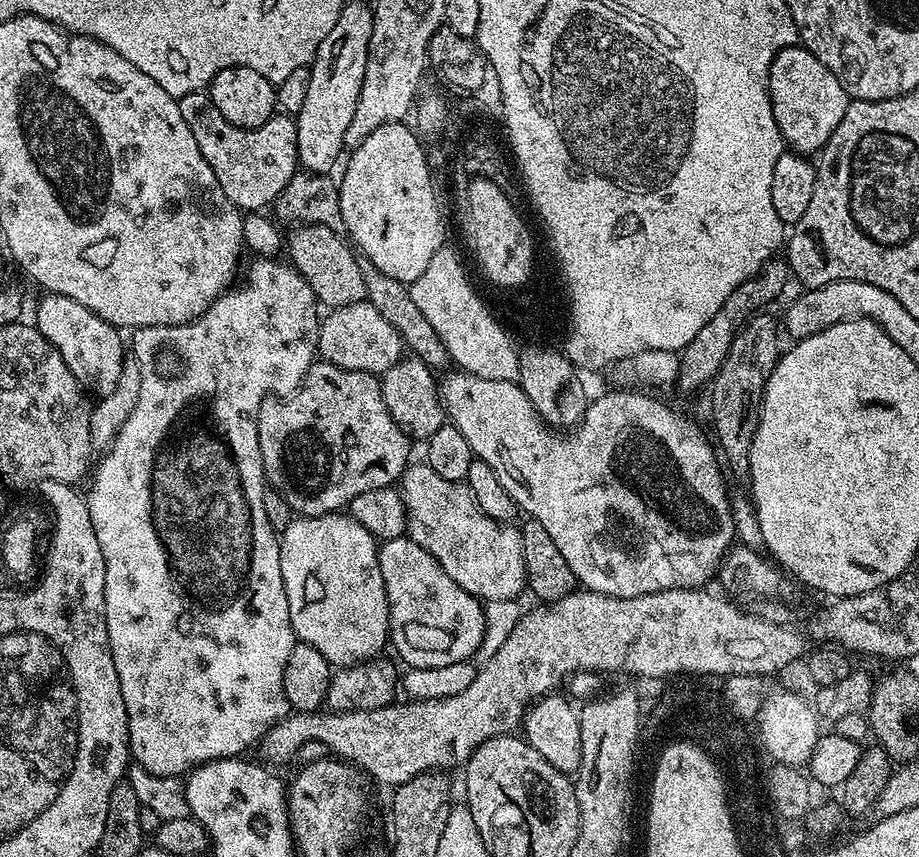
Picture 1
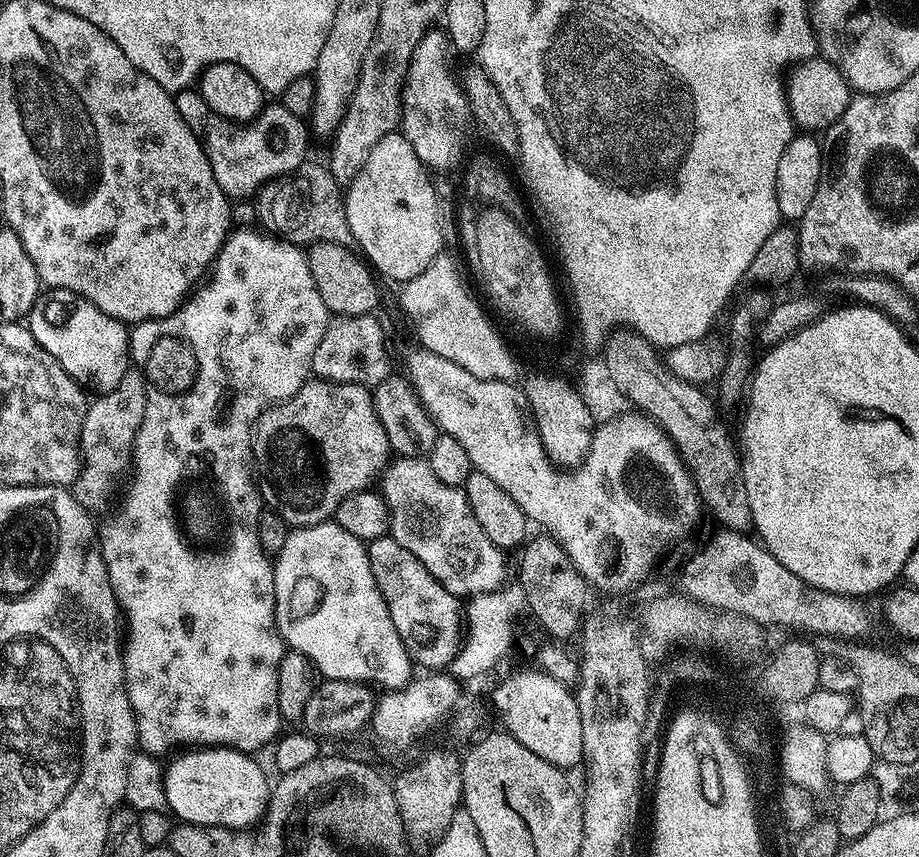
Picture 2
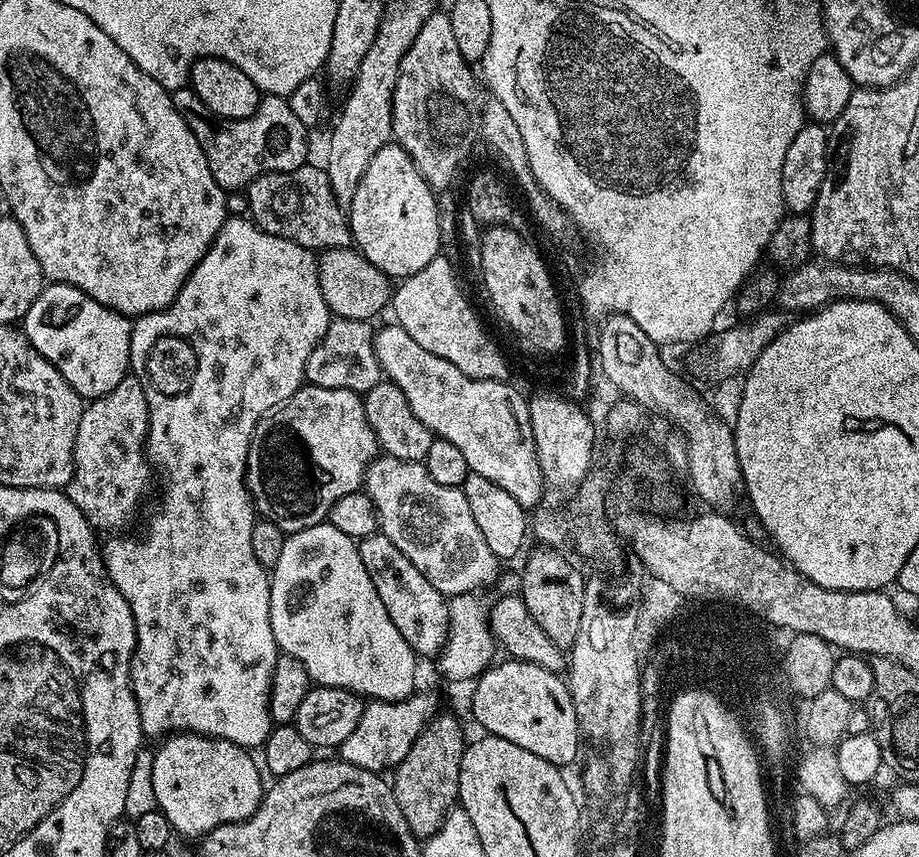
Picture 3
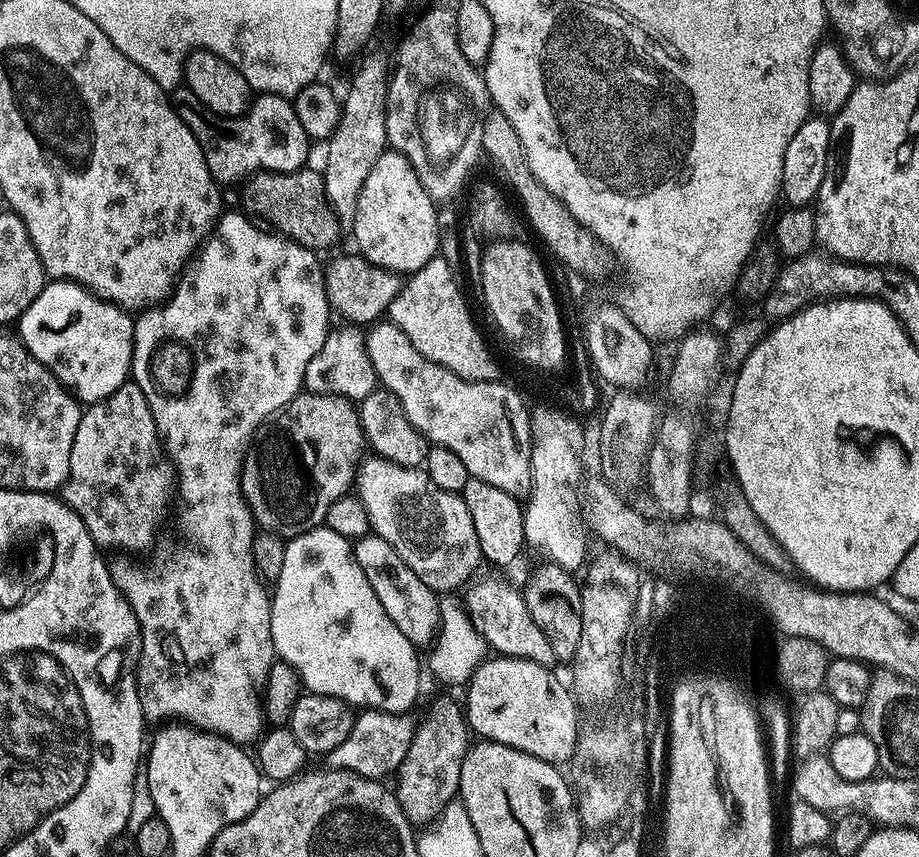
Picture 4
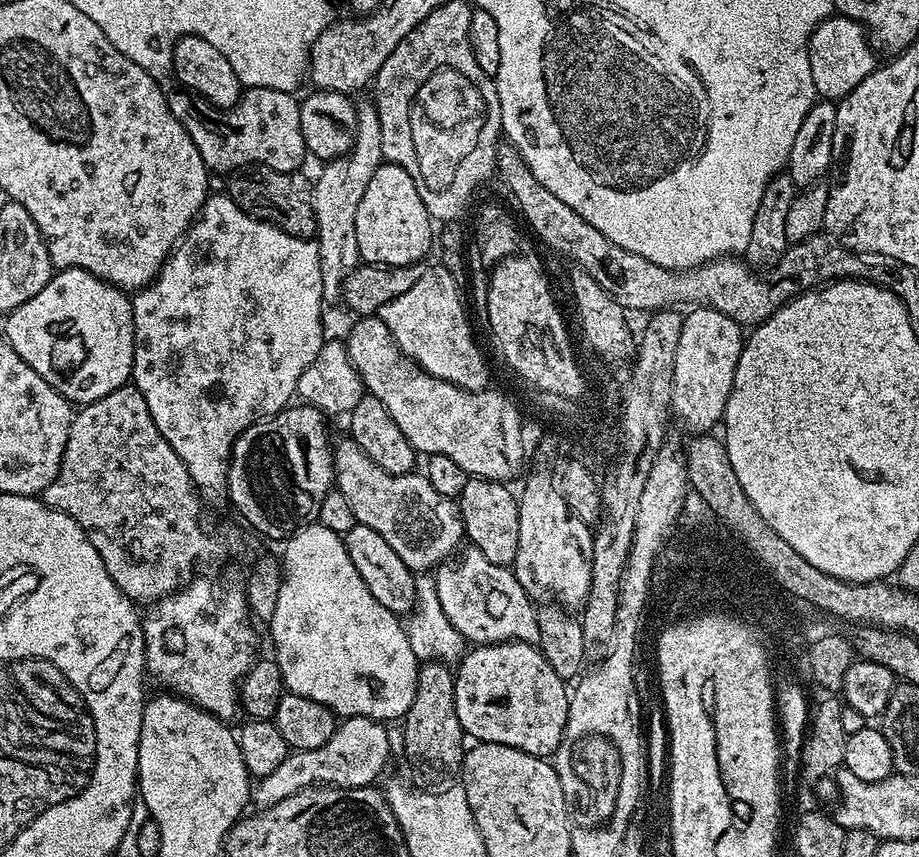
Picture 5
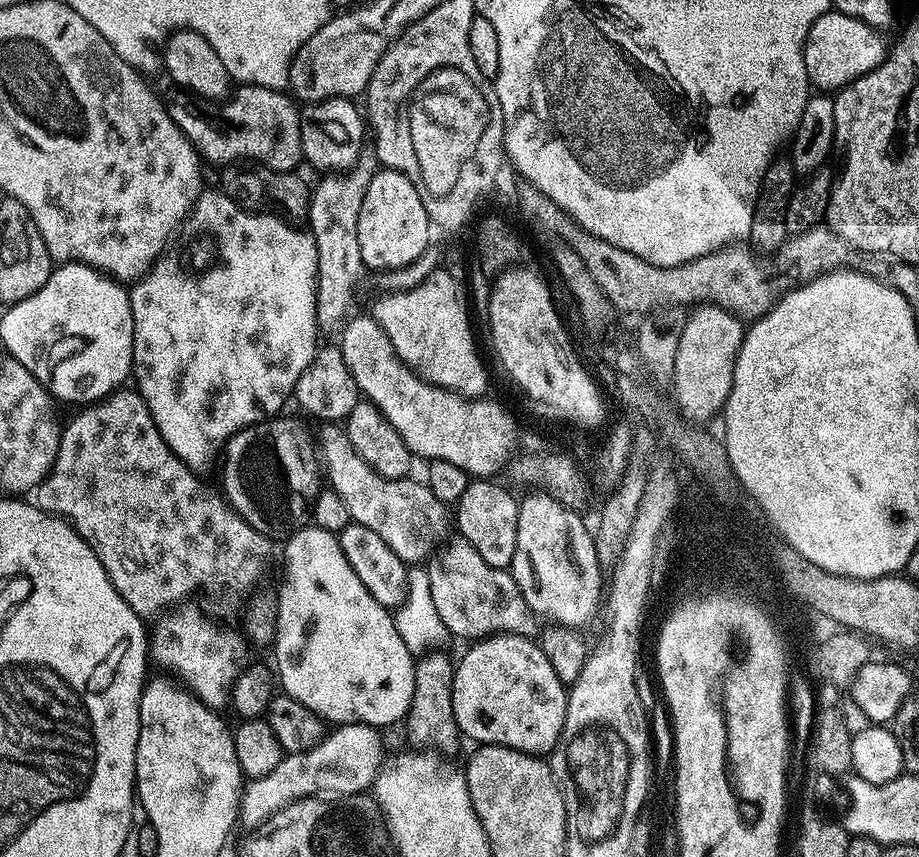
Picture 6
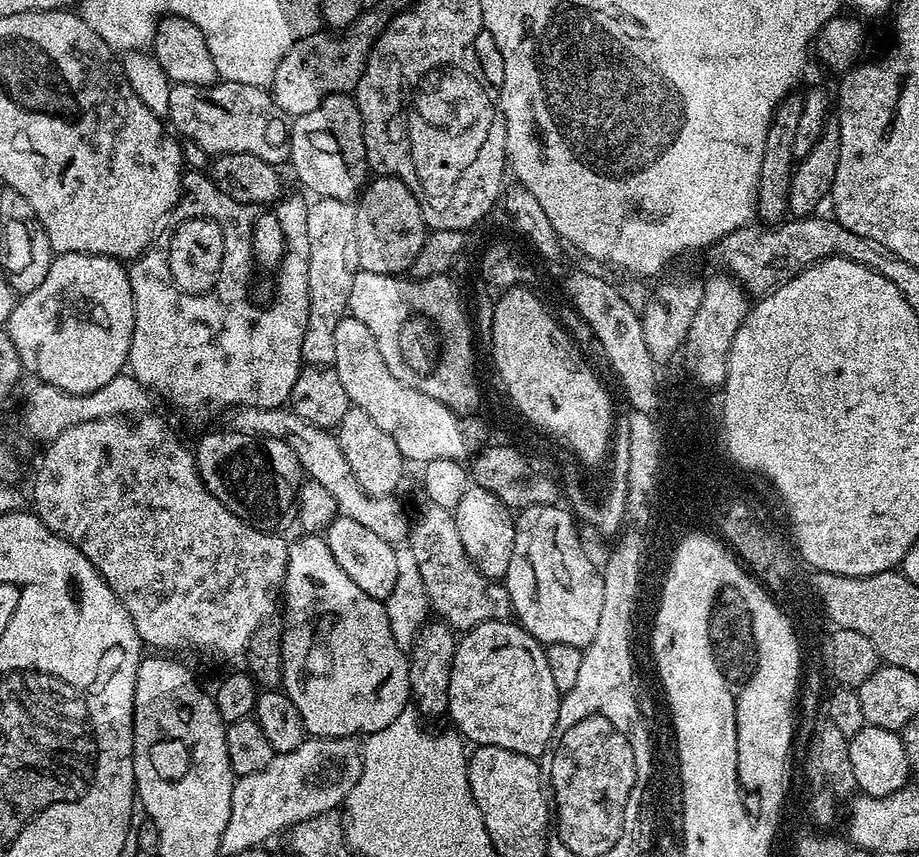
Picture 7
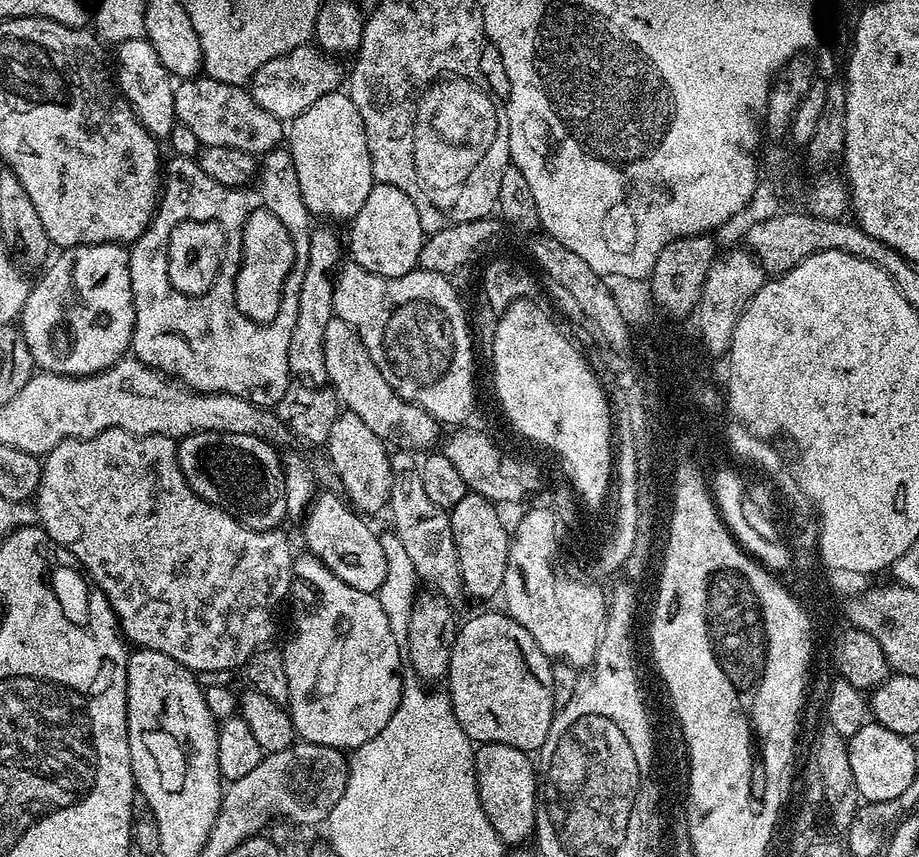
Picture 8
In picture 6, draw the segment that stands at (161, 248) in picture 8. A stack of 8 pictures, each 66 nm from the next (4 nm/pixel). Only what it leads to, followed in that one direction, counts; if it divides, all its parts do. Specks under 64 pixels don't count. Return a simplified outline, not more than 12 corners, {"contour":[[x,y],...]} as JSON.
{"contour":[[201,191],[131,285],[131,375],[201,470],[318,351],[318,246]]}

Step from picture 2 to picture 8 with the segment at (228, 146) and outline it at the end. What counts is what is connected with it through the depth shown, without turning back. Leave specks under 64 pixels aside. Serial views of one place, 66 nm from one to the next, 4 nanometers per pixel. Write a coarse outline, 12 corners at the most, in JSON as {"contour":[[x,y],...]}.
{"contour":[[175,85],[177,121],[204,148],[267,154],[285,121],[247,87]]}

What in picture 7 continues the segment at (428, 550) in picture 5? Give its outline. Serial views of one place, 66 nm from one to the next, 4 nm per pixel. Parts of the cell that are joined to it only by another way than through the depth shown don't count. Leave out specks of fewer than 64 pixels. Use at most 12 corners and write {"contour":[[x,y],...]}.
{"contour":[[288,406],[231,409],[233,432],[284,440],[339,515],[394,546],[409,539],[397,497],[366,494],[329,429]]}

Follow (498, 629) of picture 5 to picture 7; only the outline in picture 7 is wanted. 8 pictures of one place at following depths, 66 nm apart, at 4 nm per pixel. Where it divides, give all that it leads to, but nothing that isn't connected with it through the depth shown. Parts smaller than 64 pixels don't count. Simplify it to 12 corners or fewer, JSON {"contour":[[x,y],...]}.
{"contour":[[429,500],[409,529],[425,599],[455,631],[512,614],[468,560],[453,511]]}

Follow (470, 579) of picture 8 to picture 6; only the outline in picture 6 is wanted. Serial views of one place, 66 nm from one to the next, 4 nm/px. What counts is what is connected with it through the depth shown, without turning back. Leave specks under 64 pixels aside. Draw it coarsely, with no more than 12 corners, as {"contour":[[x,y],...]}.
{"contour":[[469,479],[456,529],[492,567],[511,569],[517,497]]}

